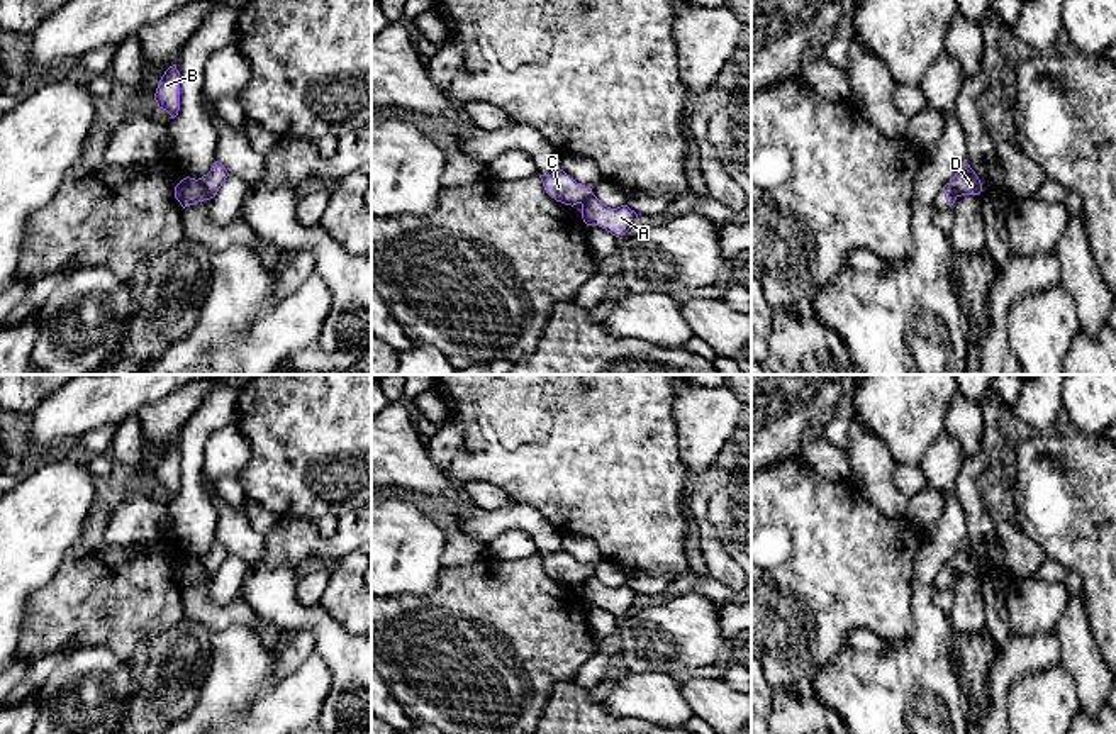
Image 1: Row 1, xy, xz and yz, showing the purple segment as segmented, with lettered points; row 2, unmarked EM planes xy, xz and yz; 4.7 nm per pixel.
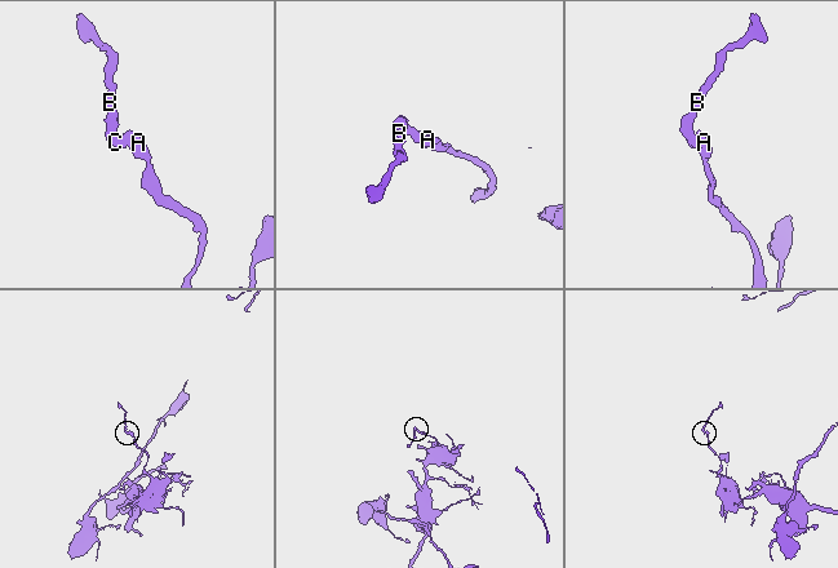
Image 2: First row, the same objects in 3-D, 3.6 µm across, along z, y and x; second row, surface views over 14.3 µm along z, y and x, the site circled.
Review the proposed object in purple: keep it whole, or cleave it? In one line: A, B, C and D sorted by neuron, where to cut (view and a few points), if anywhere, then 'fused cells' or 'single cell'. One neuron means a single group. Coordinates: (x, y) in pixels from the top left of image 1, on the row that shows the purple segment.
A D / B C; cut in xy along (197, 180), (211, 197); fused cells

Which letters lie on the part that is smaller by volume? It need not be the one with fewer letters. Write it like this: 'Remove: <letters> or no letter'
Remove: B, C

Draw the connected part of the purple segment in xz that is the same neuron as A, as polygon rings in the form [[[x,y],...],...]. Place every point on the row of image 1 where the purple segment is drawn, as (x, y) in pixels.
[[[590,193],[589,198],[582,202],[582,219],[587,225],[599,225],[619,237],[634,227],[638,214],[628,205],[611,209]]]

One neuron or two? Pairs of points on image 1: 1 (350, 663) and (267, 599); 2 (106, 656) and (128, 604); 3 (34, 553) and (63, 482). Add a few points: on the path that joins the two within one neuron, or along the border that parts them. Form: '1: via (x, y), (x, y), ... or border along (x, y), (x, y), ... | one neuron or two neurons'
1: via (333, 641), (312, 617), (297, 617), (289, 612) | one neuron
2: border along (90, 646), (102, 645), (124, 661), (134, 660) | two neurons
3: via (34, 536), (34, 526), (55, 499) | one neuron

